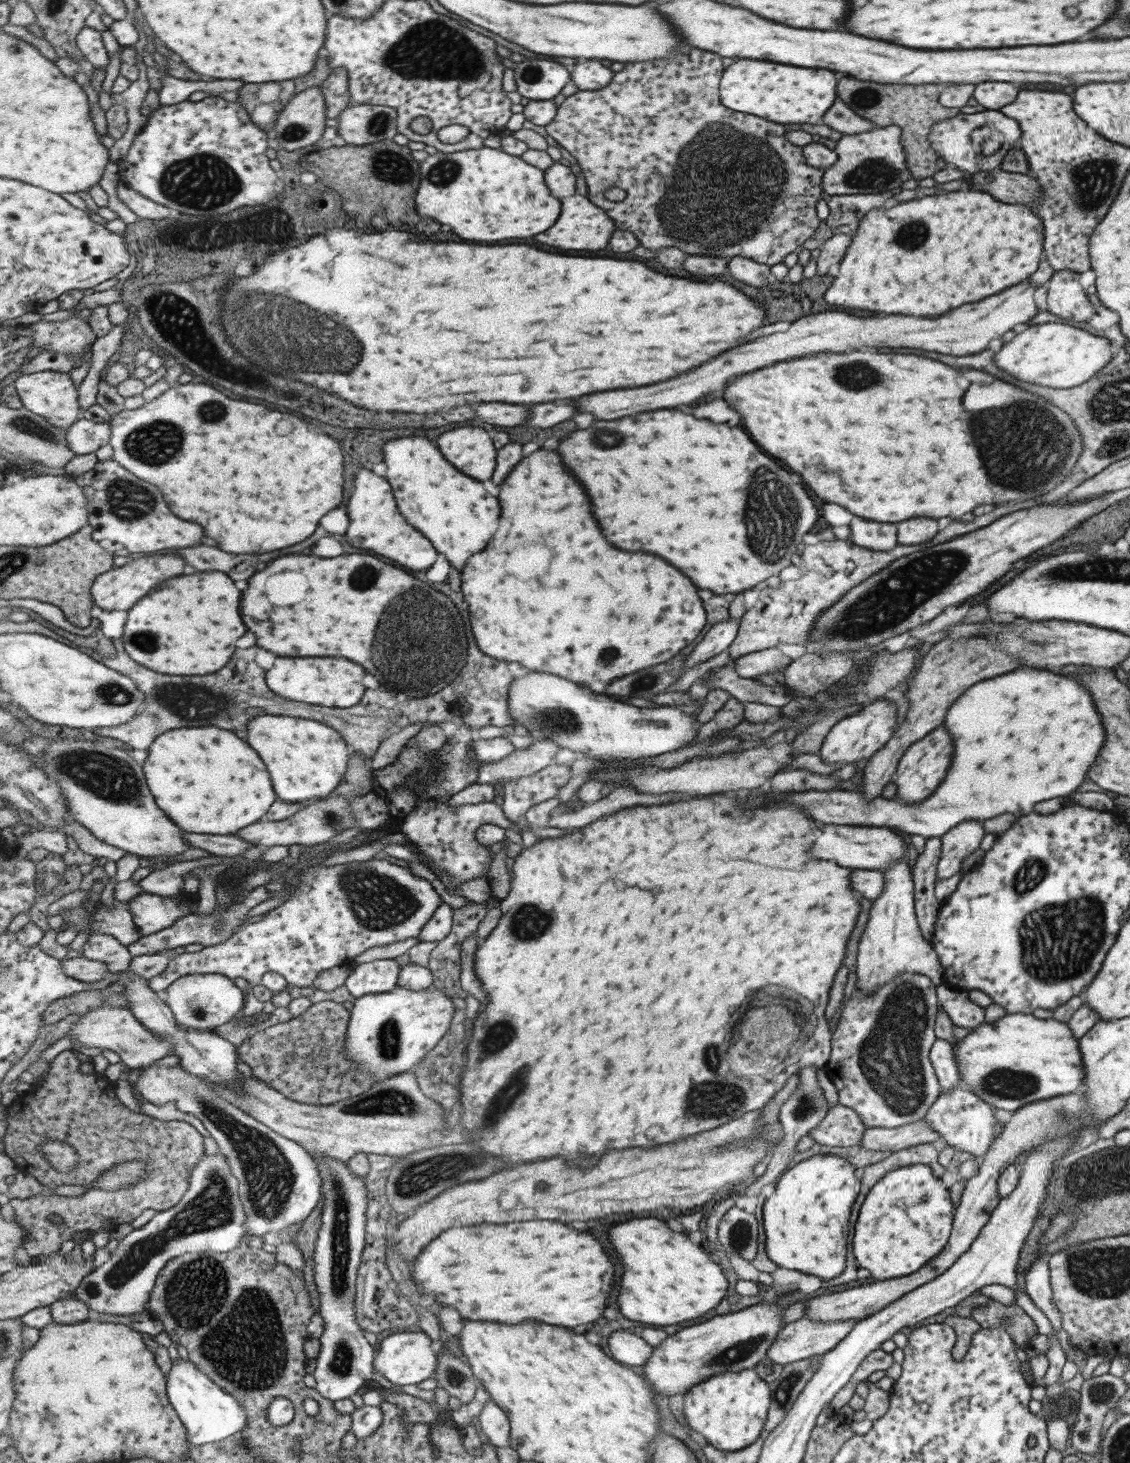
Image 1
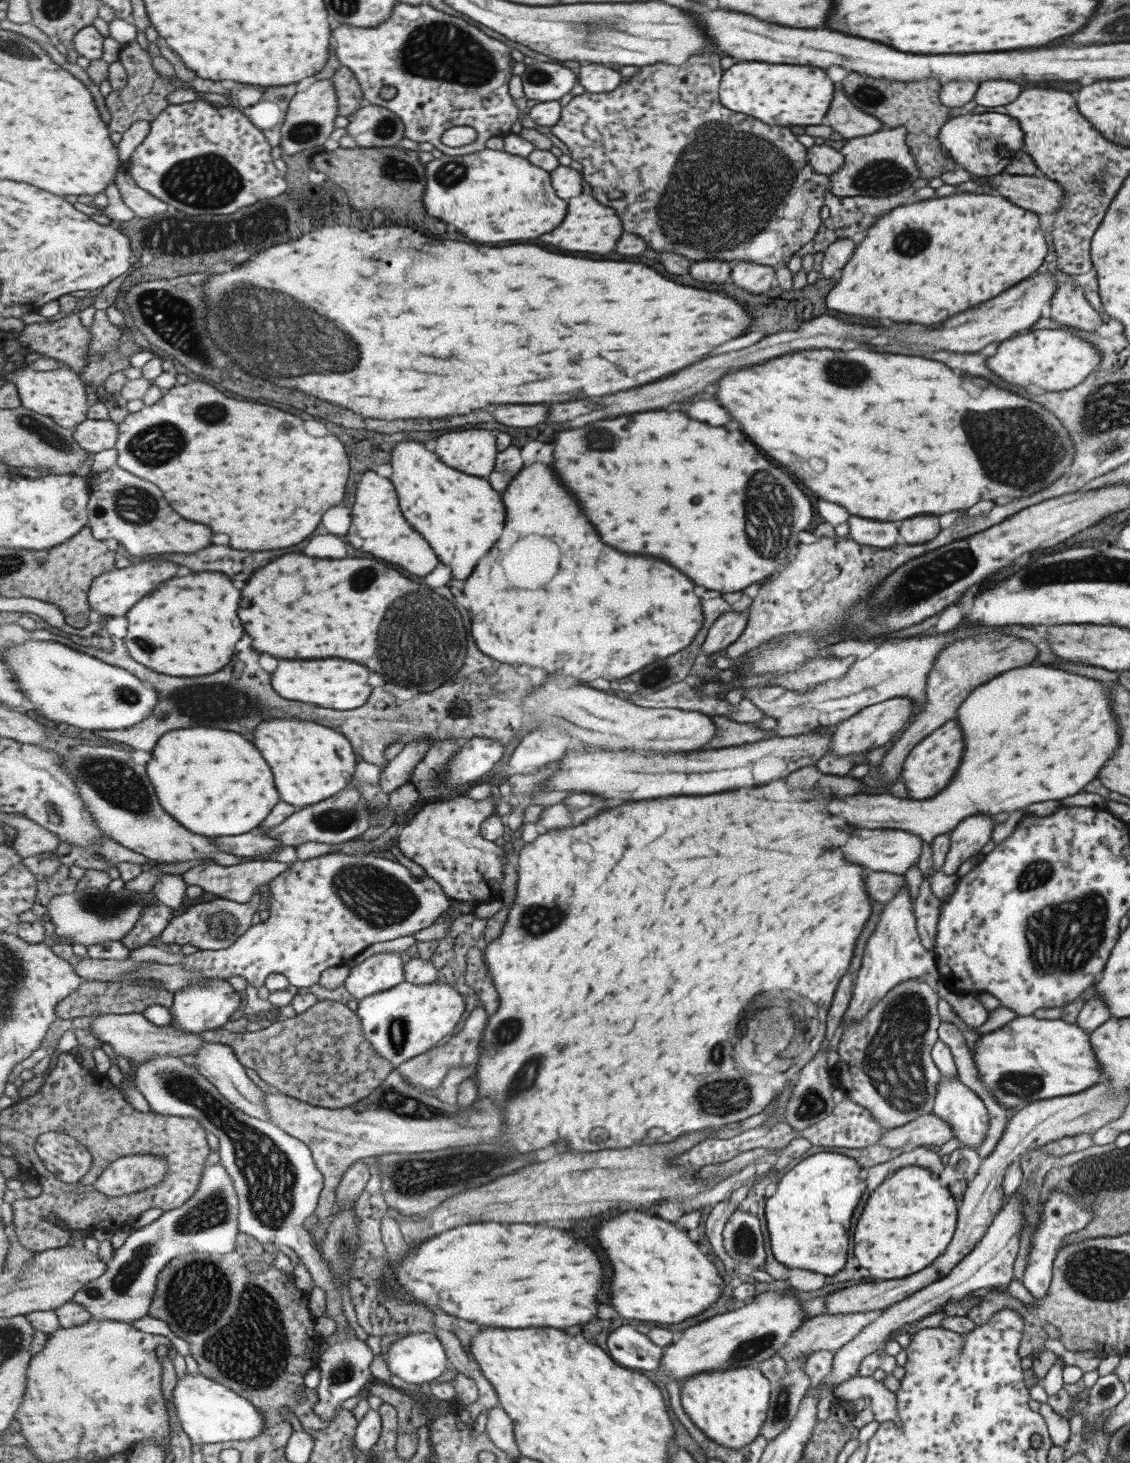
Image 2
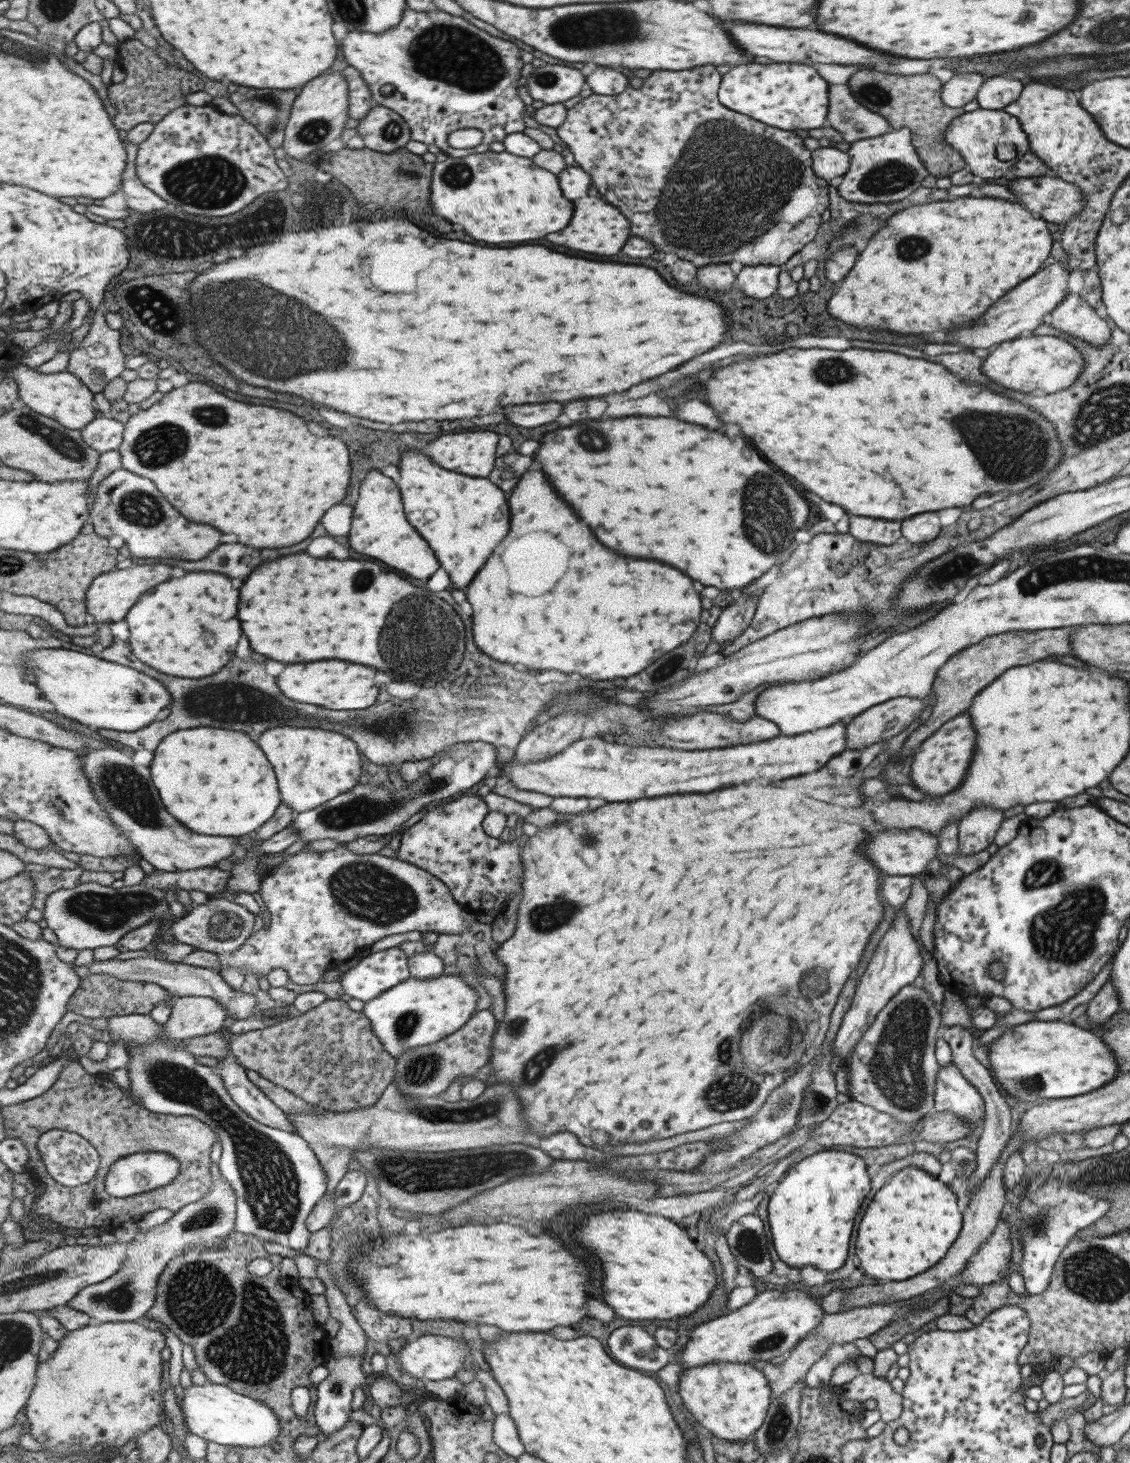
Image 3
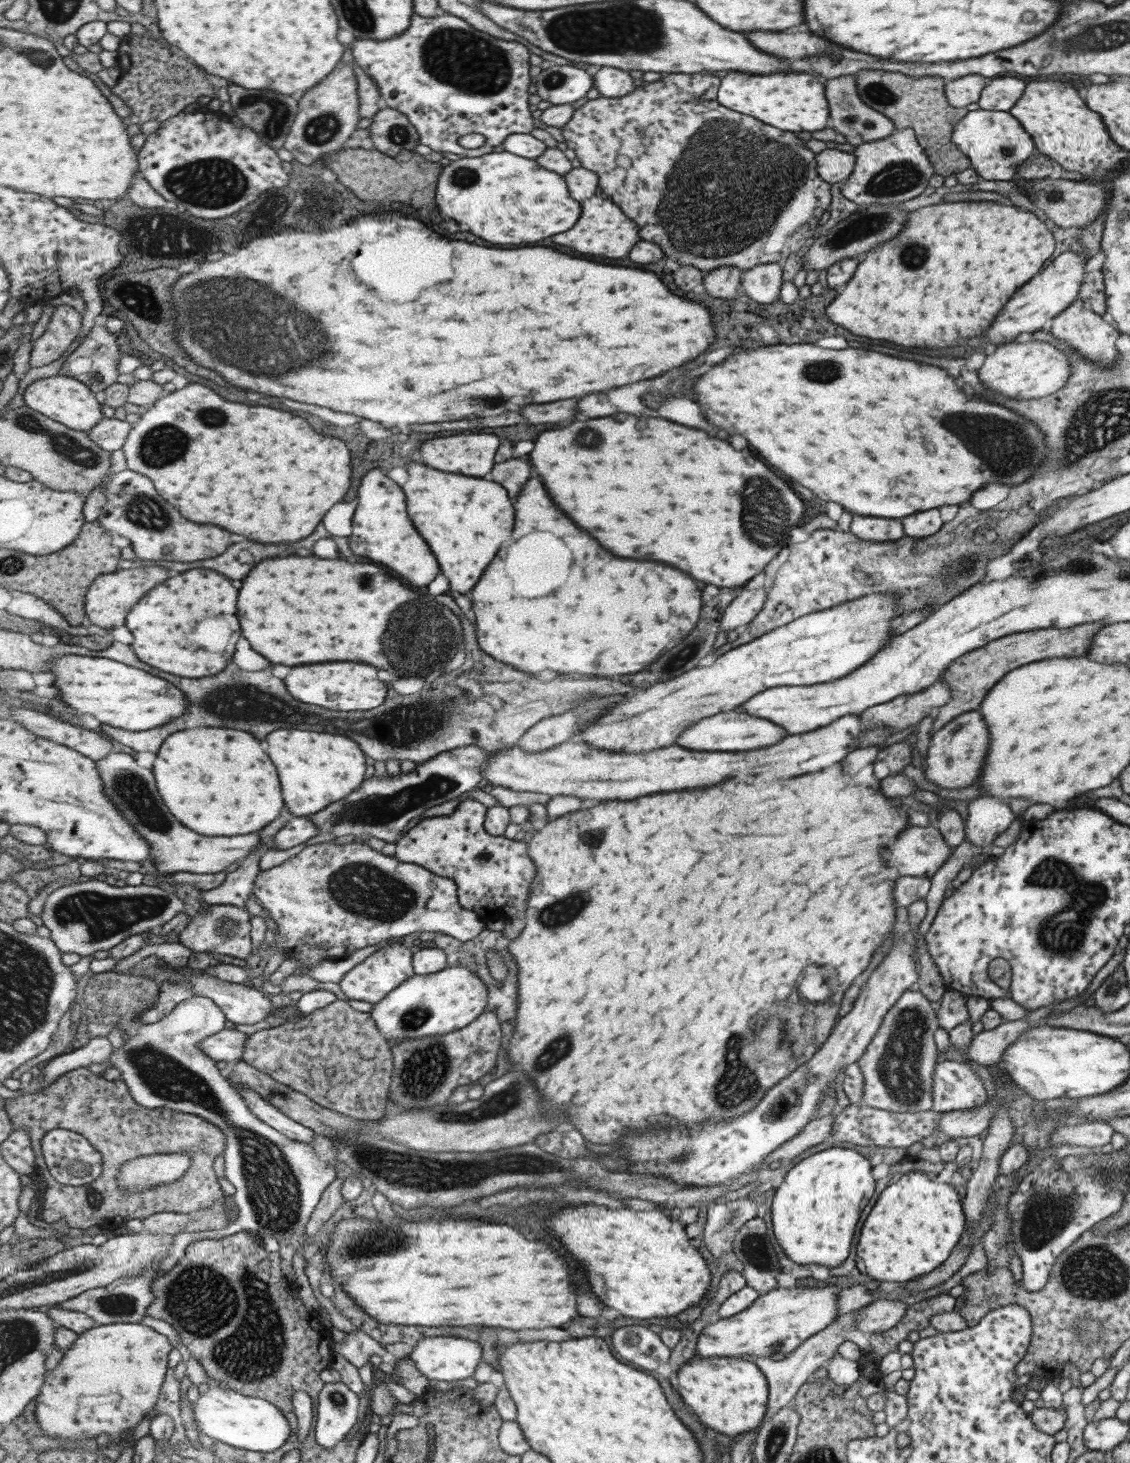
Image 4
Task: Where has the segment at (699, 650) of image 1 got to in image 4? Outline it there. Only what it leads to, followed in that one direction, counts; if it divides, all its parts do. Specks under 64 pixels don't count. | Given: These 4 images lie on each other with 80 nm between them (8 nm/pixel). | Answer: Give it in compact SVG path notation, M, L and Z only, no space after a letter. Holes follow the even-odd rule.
M763 587L757 589L741 589L741 592L729 601L727 608L720 618L719 631L729 633L741 624L747 624L762 607L765 600Z

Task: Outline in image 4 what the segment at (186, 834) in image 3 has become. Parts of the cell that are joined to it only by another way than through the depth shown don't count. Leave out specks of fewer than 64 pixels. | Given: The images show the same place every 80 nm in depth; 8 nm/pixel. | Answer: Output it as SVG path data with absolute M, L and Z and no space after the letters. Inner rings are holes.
M113 752L105 758L96 761L96 766L99 766L101 778L104 779L105 792L108 792L109 799L113 800L116 806L119 806L120 813L124 818L144 835L146 841L152 846L152 856L156 864L156 868L165 876L176 872L192 872L195 874L215 874L225 872L231 864L235 862L243 862L249 853L260 847L260 834L251 833L247 835L235 836L235 838L213 838L213 836L205 836L198 832L189 830L187 826L183 826L167 808L167 804L163 802L157 786L155 786L155 778L153 778L153 770L143 768L137 764L137 760L126 754L125 752Z

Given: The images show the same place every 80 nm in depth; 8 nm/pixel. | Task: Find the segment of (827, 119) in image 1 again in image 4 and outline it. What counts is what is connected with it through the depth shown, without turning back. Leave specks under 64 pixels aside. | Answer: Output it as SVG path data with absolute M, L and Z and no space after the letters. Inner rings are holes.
M845 76L841 80L829 80L825 84L825 98L829 102L827 126L831 127L843 142L854 147L864 142L885 138L895 130L894 124L886 116L882 114L879 116L877 112L861 102L856 93L855 83L853 76Z

